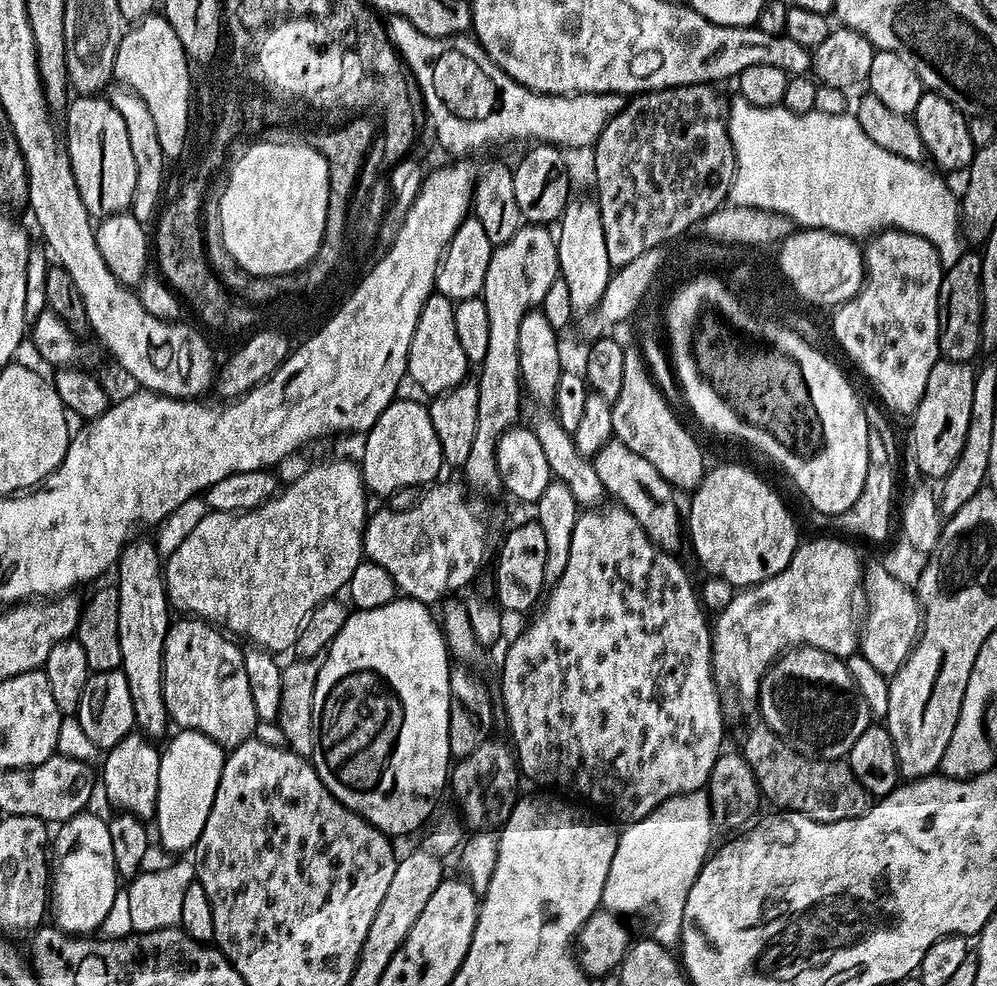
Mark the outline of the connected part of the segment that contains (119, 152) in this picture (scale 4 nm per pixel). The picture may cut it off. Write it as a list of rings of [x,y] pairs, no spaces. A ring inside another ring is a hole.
[[[96,94],[77,95],[67,105],[67,112],[66,147],[80,195],[85,198],[100,196],[100,204],[105,208],[103,211],[108,214],[127,209],[136,191],[136,163],[122,114],[114,110],[107,98]]]

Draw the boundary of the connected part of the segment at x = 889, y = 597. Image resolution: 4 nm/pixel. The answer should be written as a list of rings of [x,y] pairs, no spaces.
[[[874,562],[862,572],[862,596],[868,613],[858,624],[858,652],[878,673],[890,678],[904,665],[912,653],[922,623],[920,602],[915,591],[888,574],[880,562]]]

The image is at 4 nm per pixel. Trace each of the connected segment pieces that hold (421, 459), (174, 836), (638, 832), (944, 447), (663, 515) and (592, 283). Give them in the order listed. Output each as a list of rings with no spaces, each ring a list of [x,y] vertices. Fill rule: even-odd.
[[[393,400],[363,437],[364,457],[358,460],[365,489],[387,498],[400,488],[420,488],[437,479],[440,468],[445,467],[442,446],[438,434],[434,434],[434,422],[430,422],[427,407],[416,400]]]
[[[180,730],[175,734],[177,736],[169,742],[168,749],[163,749],[160,757],[154,832],[160,835],[166,851],[184,854],[202,834],[204,820],[210,818],[212,794],[220,781],[222,749],[201,732]]]
[[[704,790],[680,792],[625,828],[628,829],[618,835],[612,874],[606,878],[601,905],[624,918],[648,916],[652,923],[651,939],[663,948],[675,949],[680,942],[682,910],[688,891],[713,847],[714,825],[708,793]]]
[[[943,358],[936,361],[930,370],[930,378],[926,378],[926,390],[918,402],[912,424],[912,456],[916,459],[916,468],[921,477],[937,476],[943,478],[960,459],[960,451],[970,426],[970,406],[974,402],[974,372],[968,364],[954,364]]]
[[[611,438],[600,450],[591,457],[592,465],[595,473],[598,474],[599,481],[602,482],[605,493],[609,497],[613,496],[615,503],[621,508],[625,508],[630,514],[634,514],[634,518],[638,518],[638,526],[642,526],[642,530],[646,530],[646,534],[654,543],[664,552],[673,554],[679,553],[680,543],[685,543],[686,536],[682,531],[682,508],[676,505],[677,493],[671,485],[668,485],[666,478],[662,478],[662,474],[658,474],[658,470],[654,470],[654,466],[650,466],[650,462],[646,462],[646,458],[642,458],[642,454],[634,454],[634,450],[630,450],[630,446],[626,446],[620,440]]]
[[[573,199],[568,207],[564,209],[563,216],[558,221],[558,258],[560,259],[560,276],[573,292],[573,309],[591,309],[594,304],[593,294],[599,294],[606,290],[608,278],[614,269],[610,258],[606,258],[606,234],[602,230],[602,218],[600,217],[600,206],[595,199],[576,200]]]

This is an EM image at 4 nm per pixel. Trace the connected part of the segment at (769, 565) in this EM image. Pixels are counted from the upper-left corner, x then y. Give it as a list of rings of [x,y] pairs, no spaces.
[[[740,464],[709,467],[691,496],[688,508],[686,504],[686,536],[690,544],[692,540],[692,548],[708,576],[717,576],[743,590],[781,572],[796,553],[796,524],[792,521],[787,506],[780,501],[779,494],[750,469],[743,468]]]

